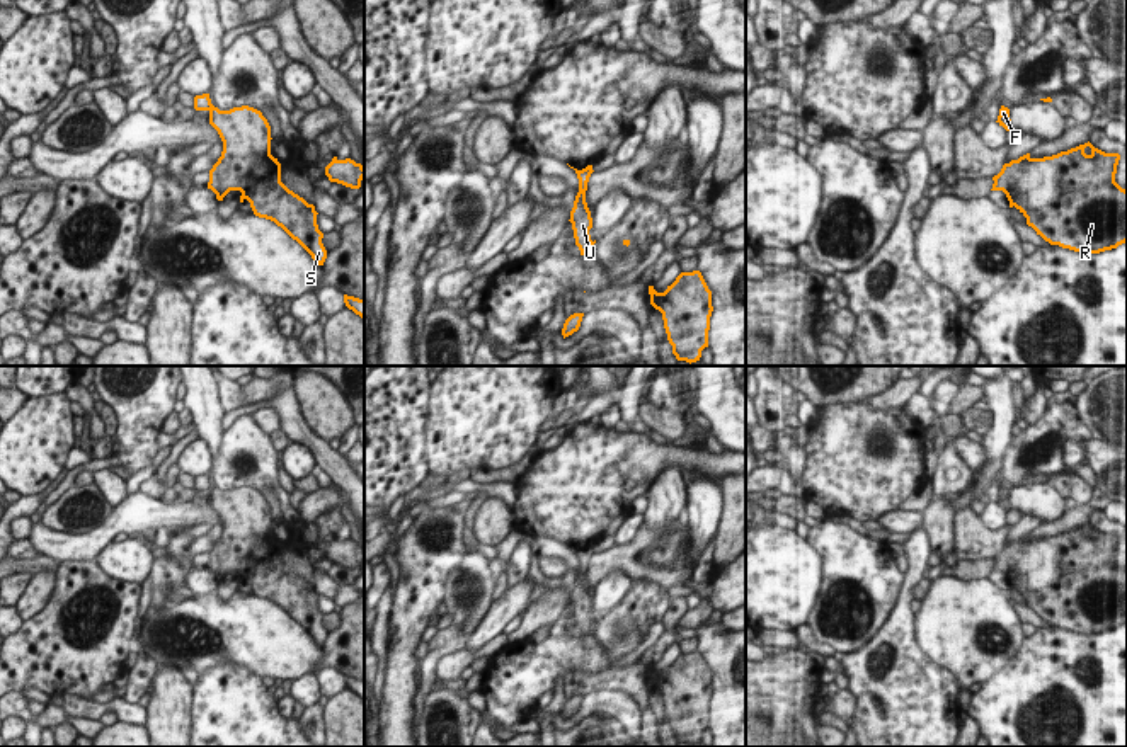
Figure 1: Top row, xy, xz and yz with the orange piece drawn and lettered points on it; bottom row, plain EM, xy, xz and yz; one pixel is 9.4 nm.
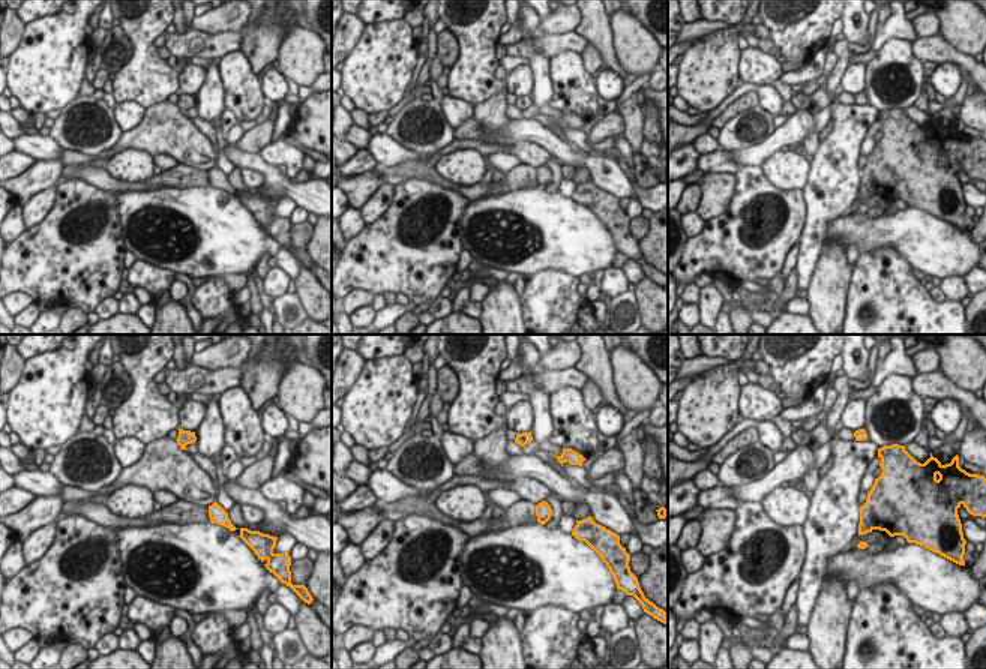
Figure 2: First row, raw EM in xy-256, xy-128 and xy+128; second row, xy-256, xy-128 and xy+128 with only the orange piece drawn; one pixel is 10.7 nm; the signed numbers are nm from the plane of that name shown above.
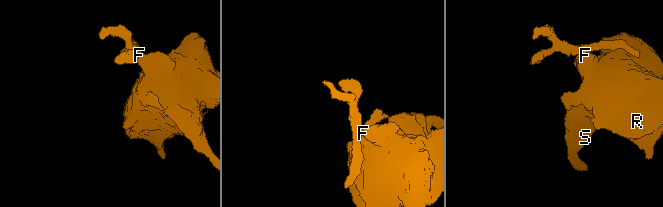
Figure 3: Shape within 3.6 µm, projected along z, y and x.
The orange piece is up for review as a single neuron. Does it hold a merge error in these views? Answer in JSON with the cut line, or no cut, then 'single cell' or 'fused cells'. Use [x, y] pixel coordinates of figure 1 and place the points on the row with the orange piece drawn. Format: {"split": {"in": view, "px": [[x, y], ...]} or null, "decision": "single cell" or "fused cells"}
{"split": {"in": "xy", "px": [[213, 106], [208, 109]]}, "decision": "fused cells"}

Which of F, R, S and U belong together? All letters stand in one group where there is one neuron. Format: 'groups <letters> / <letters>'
groups F R S / U

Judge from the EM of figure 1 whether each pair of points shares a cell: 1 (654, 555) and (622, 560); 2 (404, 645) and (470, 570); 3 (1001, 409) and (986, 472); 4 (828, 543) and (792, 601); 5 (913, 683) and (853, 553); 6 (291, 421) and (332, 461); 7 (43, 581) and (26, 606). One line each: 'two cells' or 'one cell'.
1: one cell
2: two cells
3: one cell
4: two cells
5: two cells
6: one cell
7: one cell

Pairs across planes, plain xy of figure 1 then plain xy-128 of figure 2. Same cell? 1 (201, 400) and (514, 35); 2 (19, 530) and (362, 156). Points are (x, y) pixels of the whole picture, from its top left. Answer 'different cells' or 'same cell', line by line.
1: different cells
2: different cells

